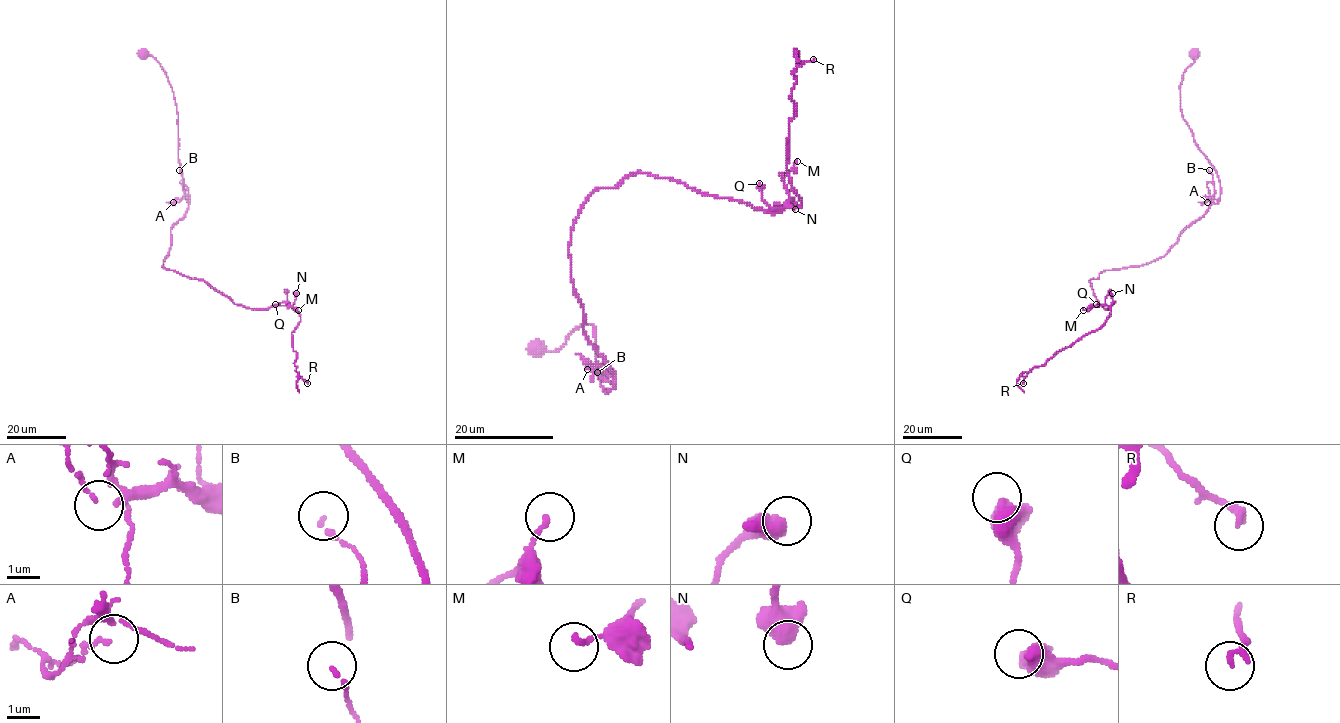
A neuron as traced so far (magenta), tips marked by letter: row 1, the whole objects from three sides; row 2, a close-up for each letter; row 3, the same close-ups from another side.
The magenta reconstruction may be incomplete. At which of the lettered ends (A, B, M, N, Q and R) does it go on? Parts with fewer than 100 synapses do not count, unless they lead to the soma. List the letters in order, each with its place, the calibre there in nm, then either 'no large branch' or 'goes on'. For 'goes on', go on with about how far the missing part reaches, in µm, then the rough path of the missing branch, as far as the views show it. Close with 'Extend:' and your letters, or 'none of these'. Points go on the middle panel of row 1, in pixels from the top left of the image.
A: at (587, 369); 120 nm thick; no large branch
B: at (597, 372); 130 nm thick; no large branch
M: at (797, 161); 140 nm thick; no large branch
N: at (795, 209); 420 nm thick; no large branch
Q: at (759, 183); 650 nm thick; no large branch
R: at (813, 59); 240 nm thick; no large branch
Extend: none of these

